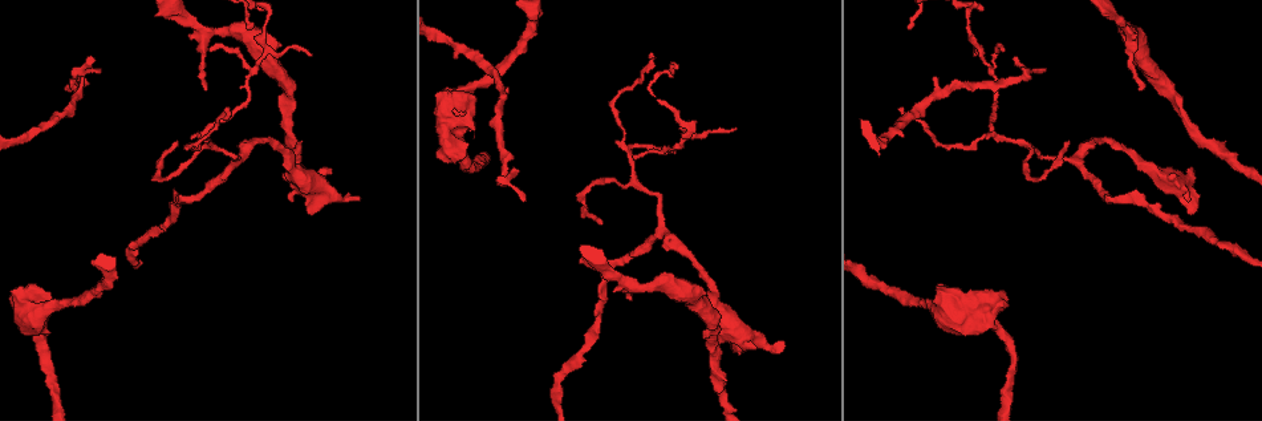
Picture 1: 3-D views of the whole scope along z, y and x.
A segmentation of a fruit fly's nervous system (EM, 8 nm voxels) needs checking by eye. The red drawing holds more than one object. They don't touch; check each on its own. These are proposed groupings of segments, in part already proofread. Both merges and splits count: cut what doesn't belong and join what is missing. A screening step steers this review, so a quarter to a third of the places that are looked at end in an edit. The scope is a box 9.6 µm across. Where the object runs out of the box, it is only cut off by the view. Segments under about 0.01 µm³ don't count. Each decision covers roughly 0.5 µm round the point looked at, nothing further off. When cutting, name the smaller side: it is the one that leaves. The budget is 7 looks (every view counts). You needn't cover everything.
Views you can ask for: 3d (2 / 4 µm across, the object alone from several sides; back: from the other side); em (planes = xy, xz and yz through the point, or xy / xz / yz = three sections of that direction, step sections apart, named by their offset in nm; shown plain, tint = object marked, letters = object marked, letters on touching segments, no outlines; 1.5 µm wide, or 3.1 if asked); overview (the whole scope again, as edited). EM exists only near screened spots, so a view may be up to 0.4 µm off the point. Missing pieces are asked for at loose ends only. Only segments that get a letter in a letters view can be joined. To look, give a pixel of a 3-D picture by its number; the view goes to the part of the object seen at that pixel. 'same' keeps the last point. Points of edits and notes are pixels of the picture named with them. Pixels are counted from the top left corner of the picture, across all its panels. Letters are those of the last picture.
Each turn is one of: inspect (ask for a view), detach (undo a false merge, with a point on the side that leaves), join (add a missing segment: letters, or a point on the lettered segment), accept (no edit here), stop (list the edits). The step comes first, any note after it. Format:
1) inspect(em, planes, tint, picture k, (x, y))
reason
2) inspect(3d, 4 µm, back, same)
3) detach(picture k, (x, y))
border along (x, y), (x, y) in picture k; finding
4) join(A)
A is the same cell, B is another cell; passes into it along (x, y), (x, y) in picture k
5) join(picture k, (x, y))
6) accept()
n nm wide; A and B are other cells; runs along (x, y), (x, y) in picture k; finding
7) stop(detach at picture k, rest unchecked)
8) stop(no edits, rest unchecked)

inspect(3d, 2 µm, picture 1, (590, 189))
abrupt turn

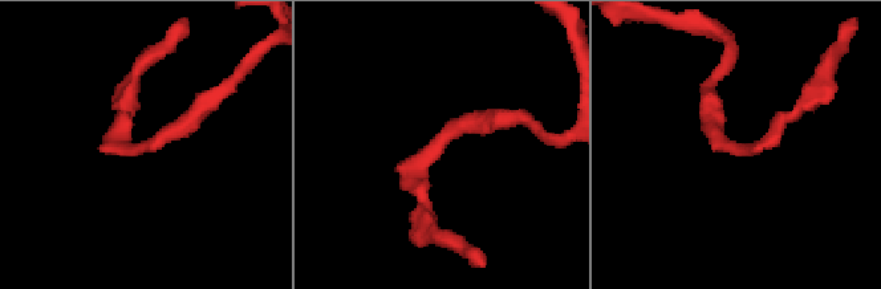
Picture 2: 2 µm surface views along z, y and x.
inspect(em, planes, letters, picture 2, (140, 148))

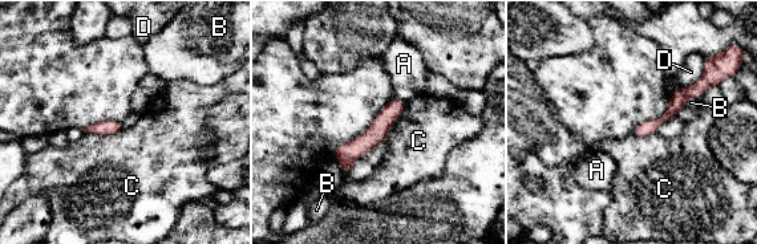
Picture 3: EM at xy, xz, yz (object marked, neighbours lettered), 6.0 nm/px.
accept()
90 nm wide; A, B, C and D are other cells; continuous, no second cell

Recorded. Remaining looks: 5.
inspect(3d, 2 µm, picture 1, (1024, 78))
sharp bend

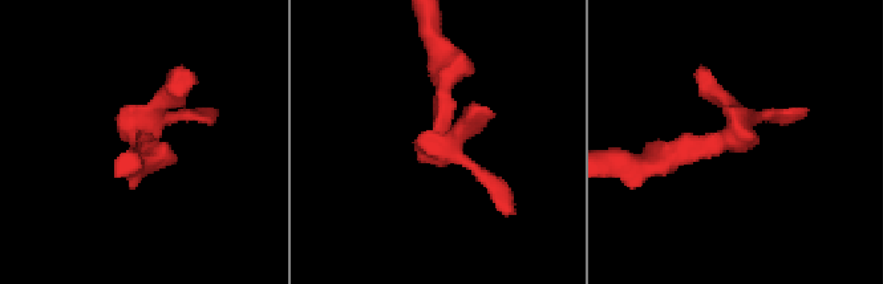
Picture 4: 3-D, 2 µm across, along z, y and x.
inspect(em, xy, step 4, tint, picture 4, (441, 137))
shape alone is not enough

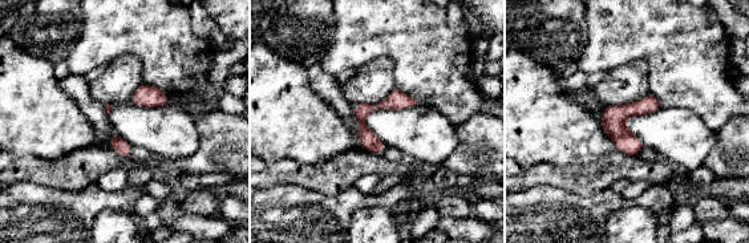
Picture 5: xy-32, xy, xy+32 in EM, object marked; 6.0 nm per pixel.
inspect(em, planes, letters, same)

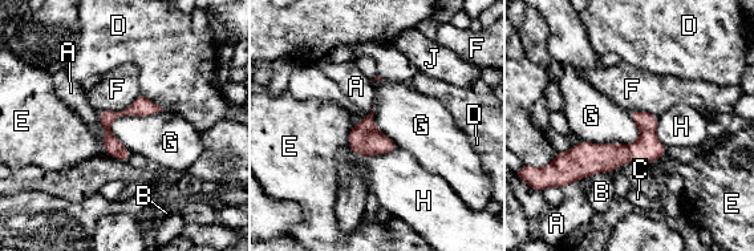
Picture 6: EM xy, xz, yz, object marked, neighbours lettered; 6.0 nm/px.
accept()
A, B, C, D, E, F, G, H and J are other cells; border along (162, 110), (120, 116), (109, 130) in picture 6; all the same cell

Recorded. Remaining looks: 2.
inspect(em, planes, letters, picture 1, (24, 316))
four arms meet

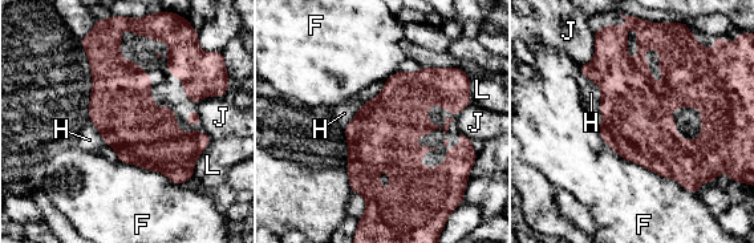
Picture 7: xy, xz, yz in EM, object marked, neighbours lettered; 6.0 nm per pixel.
accept()
F, H, J and L are other cells; border along (578, 65), (598, 85), (599, 108) in picture 7; all the same cell

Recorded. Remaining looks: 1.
stop(no edits, rest unchecked)

